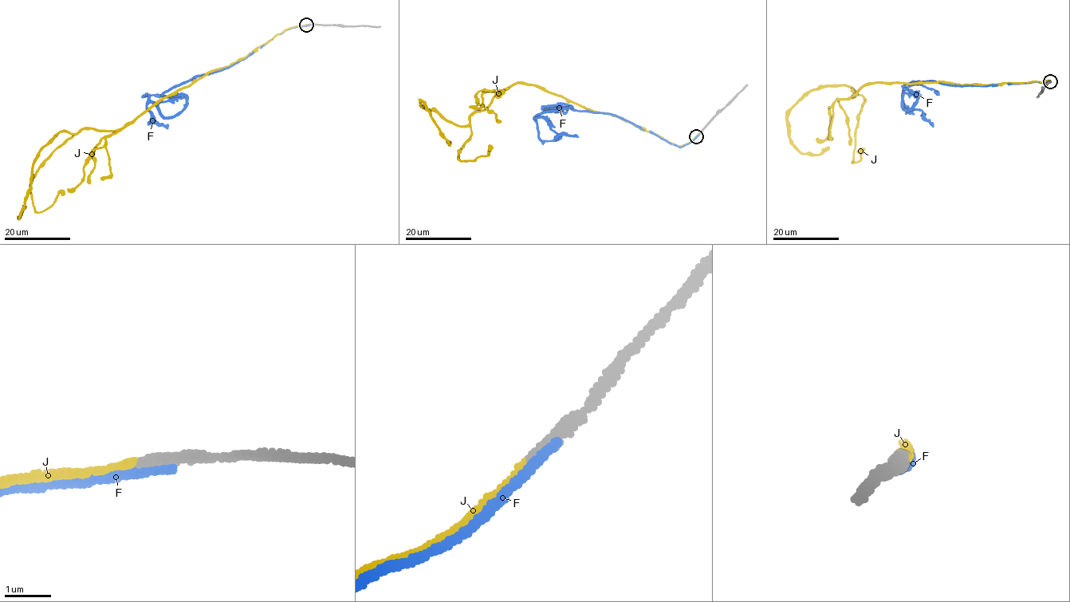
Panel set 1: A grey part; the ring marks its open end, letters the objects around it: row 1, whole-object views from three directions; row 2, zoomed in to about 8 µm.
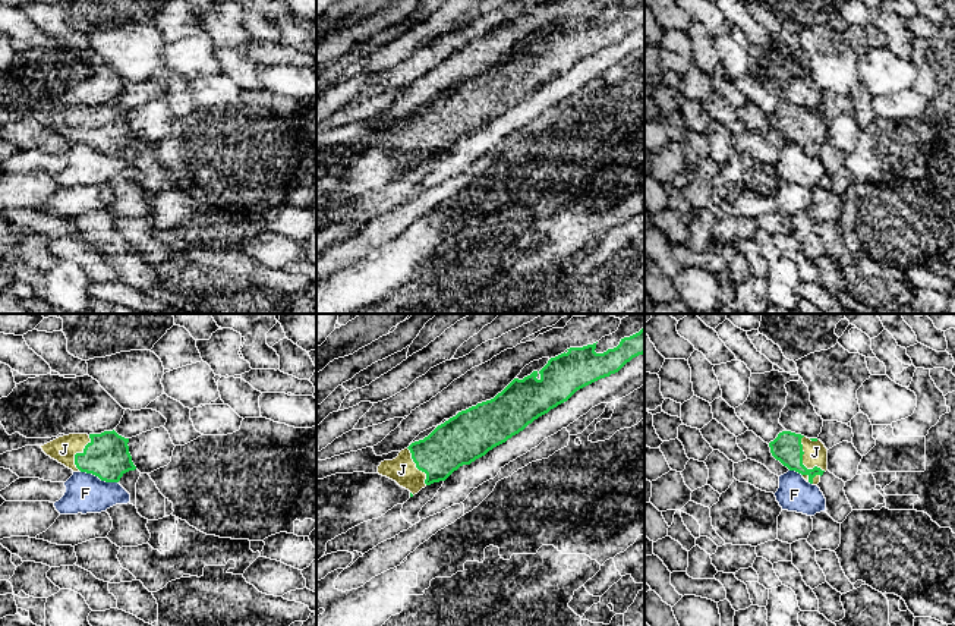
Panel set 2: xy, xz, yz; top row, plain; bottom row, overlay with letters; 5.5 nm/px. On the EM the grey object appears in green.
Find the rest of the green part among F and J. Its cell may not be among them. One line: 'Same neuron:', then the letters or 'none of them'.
Same neuron: J

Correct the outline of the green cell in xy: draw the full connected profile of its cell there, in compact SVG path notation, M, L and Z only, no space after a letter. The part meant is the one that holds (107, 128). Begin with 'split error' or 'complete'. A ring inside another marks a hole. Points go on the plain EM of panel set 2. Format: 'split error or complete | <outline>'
split error | M113 101L89 107L63 107L41 117L41 120L73 144L81 142L105 154L119 154L126 144L136 141L127 114L129 110Z

